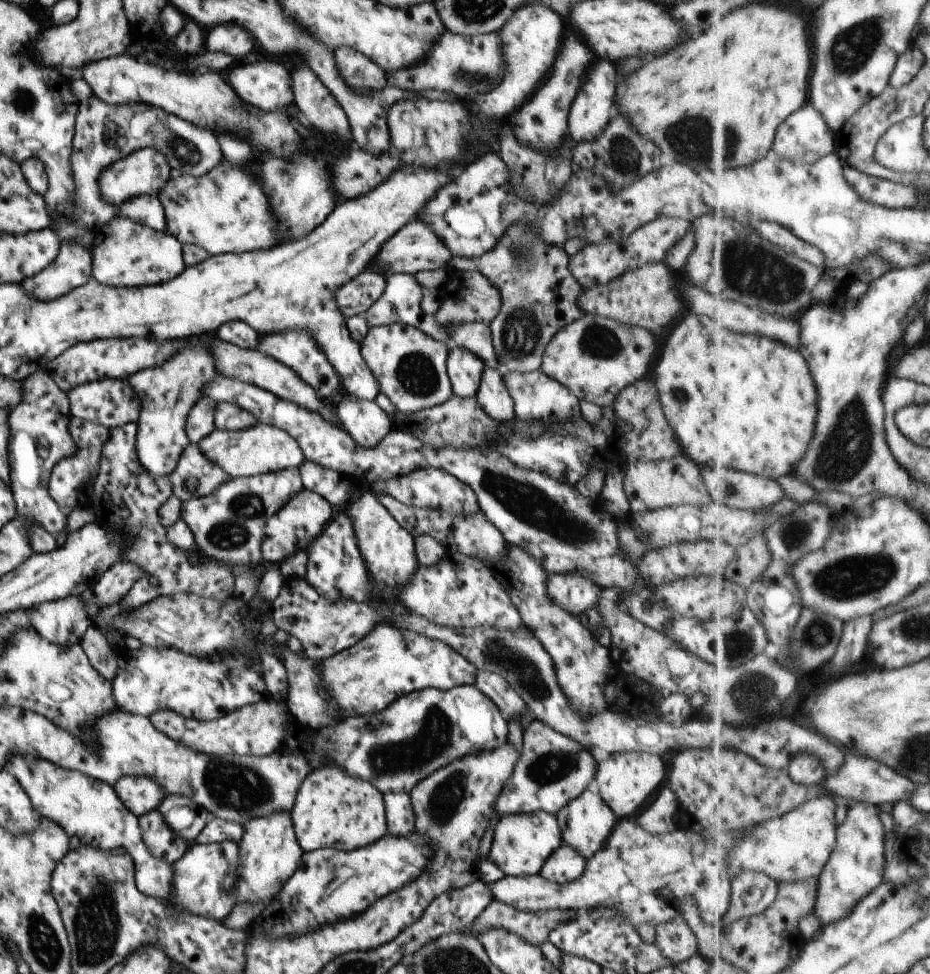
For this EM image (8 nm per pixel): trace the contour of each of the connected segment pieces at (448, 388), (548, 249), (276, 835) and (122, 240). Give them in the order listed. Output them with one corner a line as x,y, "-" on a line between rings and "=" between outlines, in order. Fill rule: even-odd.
402,323
369,329
361,342
362,358
396,411
414,413
446,402
454,392
447,373
449,348
415,326
=
516,222
508,226
507,232
498,240
496,248
488,250
486,254
474,258
452,256
449,263
449,271
475,271
484,274
490,284
500,292
500,312
490,322
494,350
498,362
505,372
532,372
541,368
542,357
546,346
550,344
552,337
571,322
584,316
580,308
580,296
584,289
576,282
576,279
568,270
569,256
563,246
550,244
538,236
538,232
532,228
523,227
522,222
=
274,812
264,818
253,818
243,828
244,834
238,842
240,870
238,870
235,904
250,902
250,904
264,904
266,907
274,904
282,886
294,876
305,852
296,840
291,813
=
114,218
108,224
99,226
91,235
94,238
92,249
92,277
100,284
114,287
141,287
163,284
182,274
184,269
181,242
167,231
157,231
130,218

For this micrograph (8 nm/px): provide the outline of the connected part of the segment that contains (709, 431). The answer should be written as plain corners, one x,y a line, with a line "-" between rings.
688,314
688,318
682,318
666,338
654,366
654,384
664,416
674,428
682,453
699,466
734,469
777,480
795,472
816,438
814,430
820,414
820,396
812,370
801,350
780,340
736,334
724,324
714,326
708,316

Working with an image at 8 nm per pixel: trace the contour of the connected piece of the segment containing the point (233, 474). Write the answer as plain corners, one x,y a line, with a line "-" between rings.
262,423
246,430
223,431
214,430
206,438
197,442
200,452
220,466
230,478
248,478
258,474
266,474
299,467
305,460
298,442
288,432
281,428

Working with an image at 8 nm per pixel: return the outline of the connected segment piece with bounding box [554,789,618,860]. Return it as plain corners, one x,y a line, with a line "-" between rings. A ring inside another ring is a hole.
586,789
579,794
574,800
571,800
560,808
556,814
558,826
562,830
562,840
564,844
568,844
570,848
574,848
578,854
582,854
586,860
592,858
598,850
602,850
602,846
612,832
613,826
617,823
617,816
610,810
610,807
602,800
597,793

